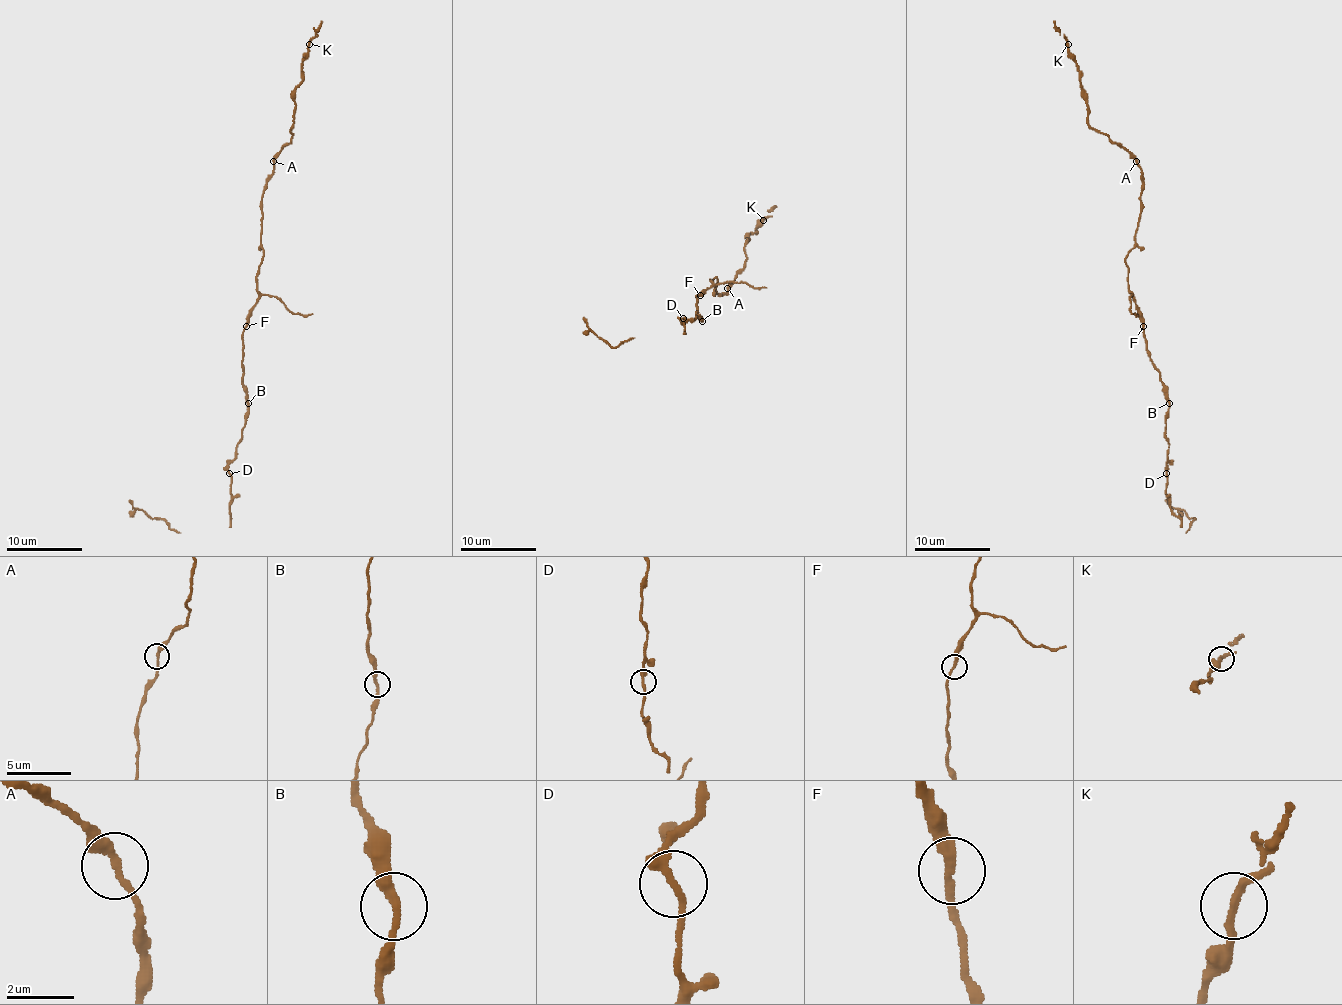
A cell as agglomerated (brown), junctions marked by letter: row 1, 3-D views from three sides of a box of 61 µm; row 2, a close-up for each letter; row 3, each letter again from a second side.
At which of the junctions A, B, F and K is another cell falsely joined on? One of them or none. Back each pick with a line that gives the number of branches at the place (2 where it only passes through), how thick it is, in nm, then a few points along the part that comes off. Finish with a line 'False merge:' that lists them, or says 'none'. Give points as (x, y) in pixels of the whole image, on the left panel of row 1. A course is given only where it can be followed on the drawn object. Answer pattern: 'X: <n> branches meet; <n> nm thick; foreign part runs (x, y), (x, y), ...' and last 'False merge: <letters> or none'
False merge: none

